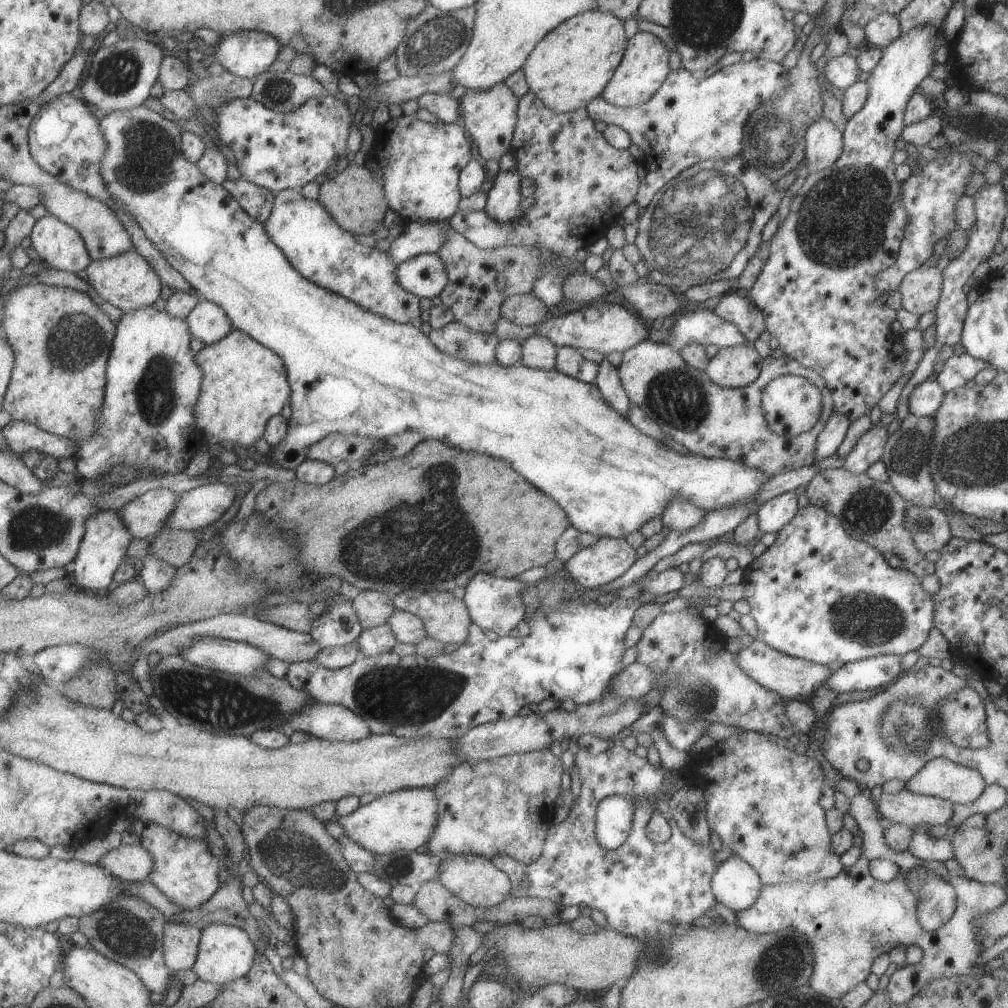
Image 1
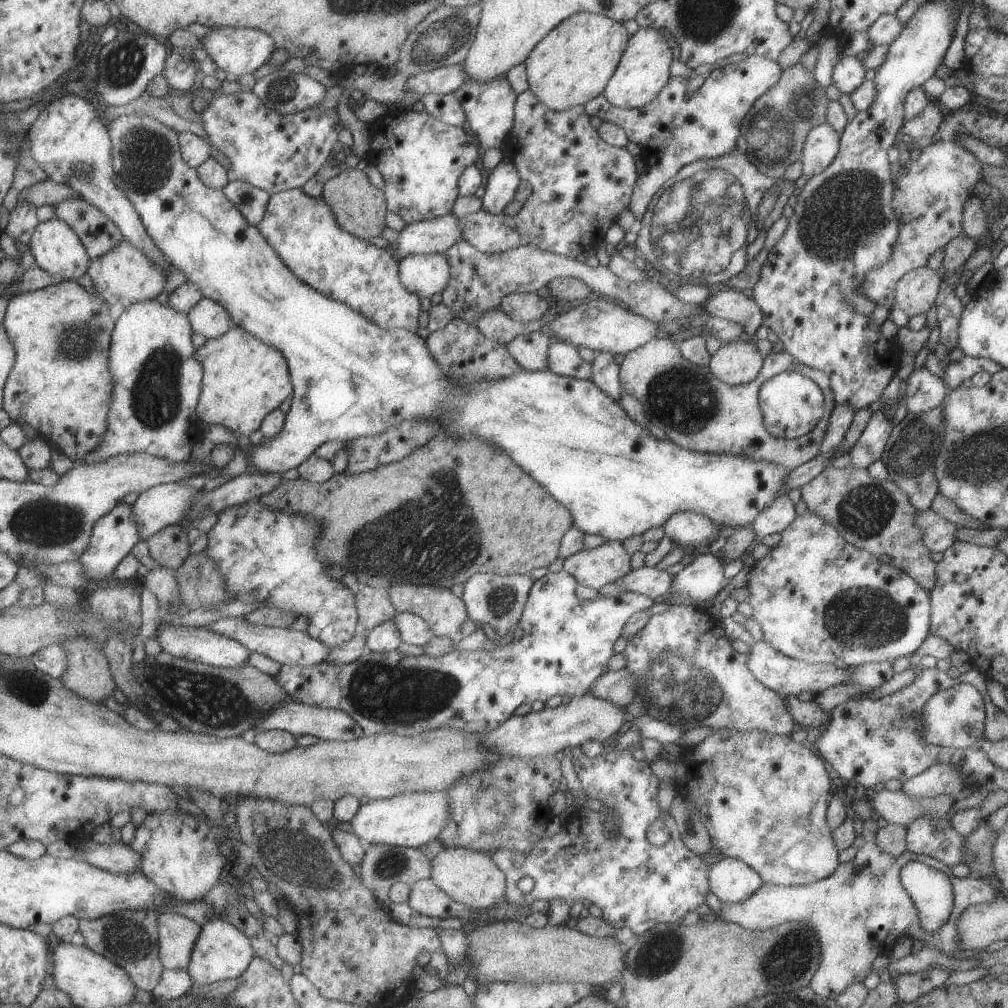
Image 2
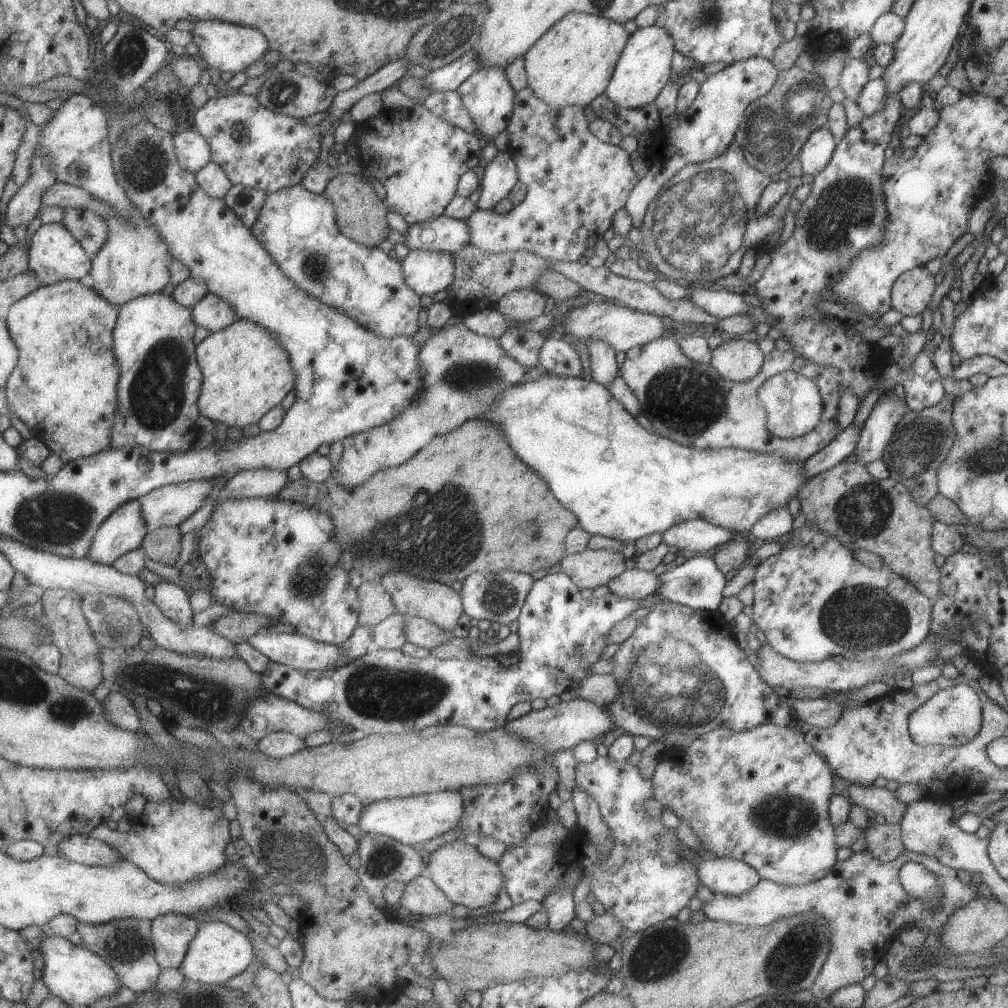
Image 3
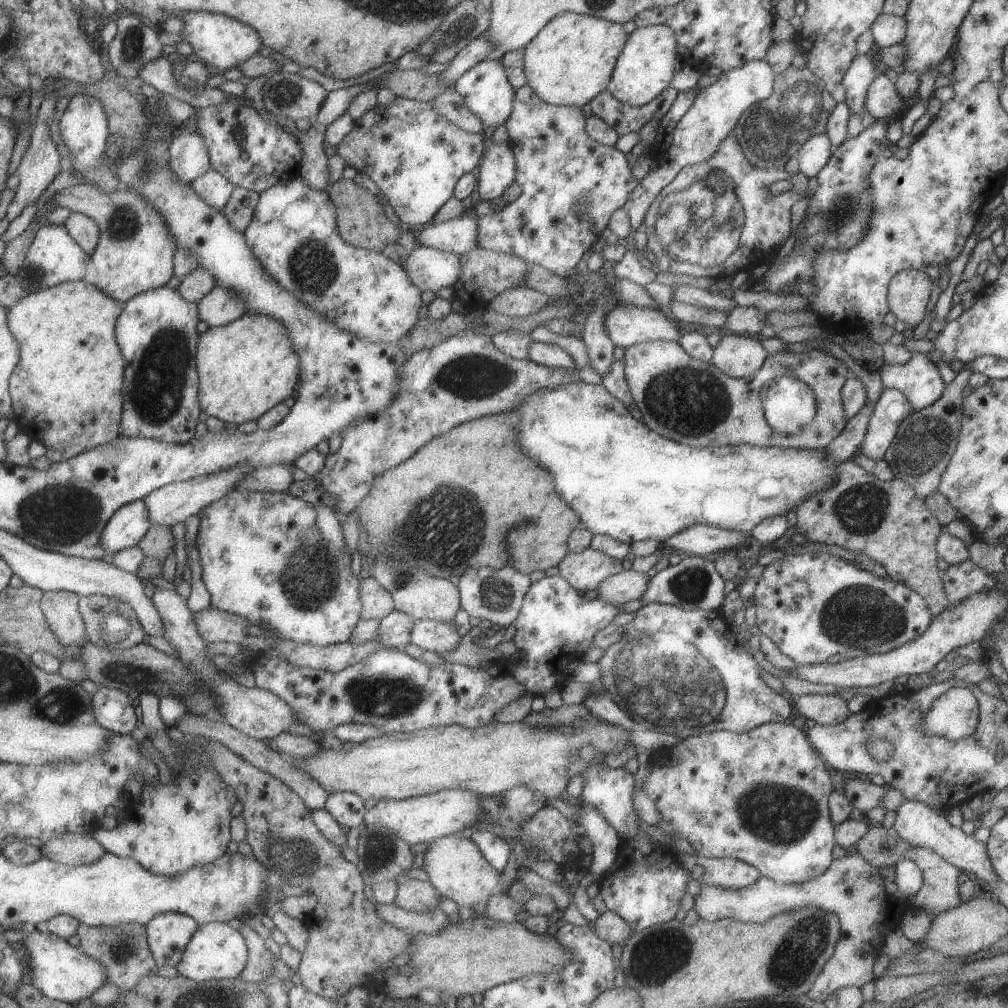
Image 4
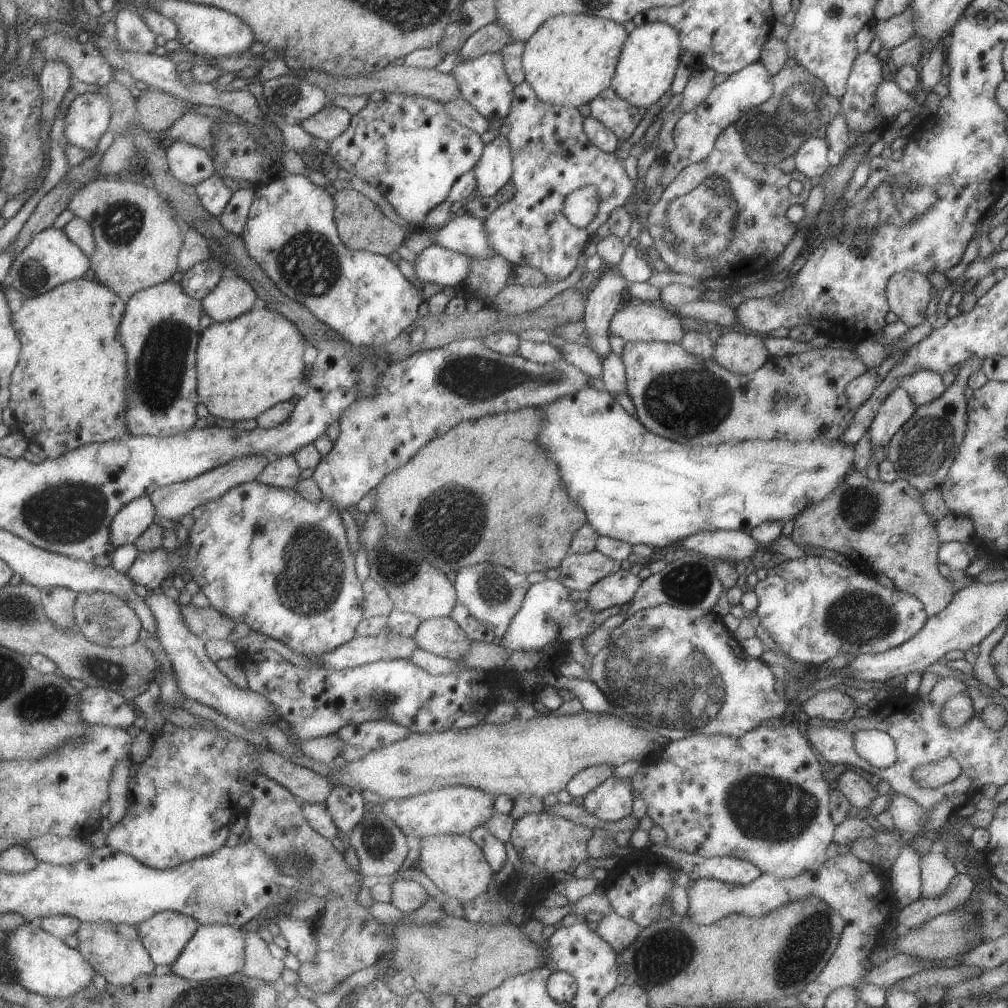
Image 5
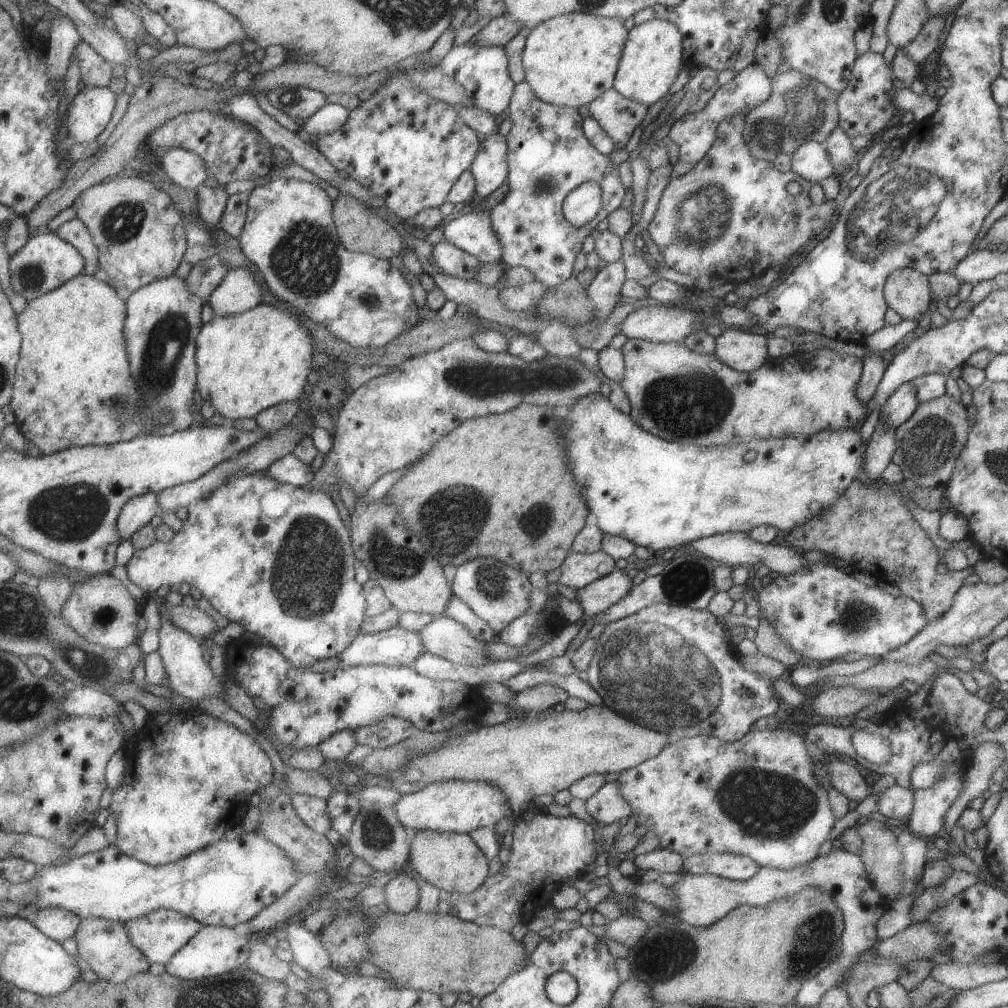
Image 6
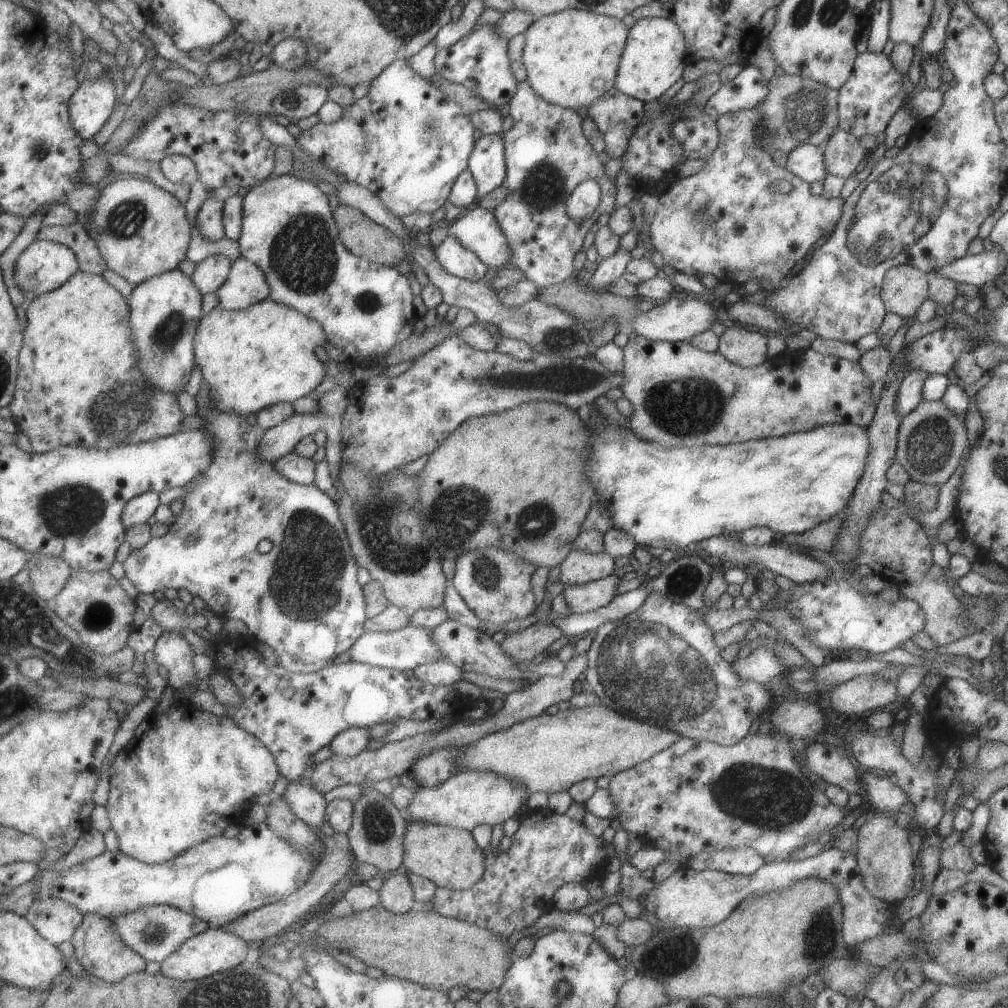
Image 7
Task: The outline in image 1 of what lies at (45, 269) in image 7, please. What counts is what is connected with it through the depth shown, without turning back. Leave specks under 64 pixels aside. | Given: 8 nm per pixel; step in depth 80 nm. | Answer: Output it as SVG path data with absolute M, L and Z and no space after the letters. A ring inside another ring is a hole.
M55 215L38 219L30 238L39 260L51 268L79 274L91 264L82 234Z

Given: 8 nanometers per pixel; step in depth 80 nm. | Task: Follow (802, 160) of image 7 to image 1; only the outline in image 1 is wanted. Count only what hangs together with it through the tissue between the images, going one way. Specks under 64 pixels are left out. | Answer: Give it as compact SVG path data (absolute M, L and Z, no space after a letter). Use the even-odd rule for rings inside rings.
M823 116L807 127L804 141L803 176L831 166L842 151L842 133Z

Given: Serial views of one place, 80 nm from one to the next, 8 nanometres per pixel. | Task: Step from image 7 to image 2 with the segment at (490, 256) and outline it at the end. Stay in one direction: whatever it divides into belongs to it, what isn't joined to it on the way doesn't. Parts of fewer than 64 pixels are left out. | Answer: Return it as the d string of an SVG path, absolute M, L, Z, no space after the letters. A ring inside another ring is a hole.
M451 213L409 223L398 233L398 259L410 254L443 253L463 239L458 220Z

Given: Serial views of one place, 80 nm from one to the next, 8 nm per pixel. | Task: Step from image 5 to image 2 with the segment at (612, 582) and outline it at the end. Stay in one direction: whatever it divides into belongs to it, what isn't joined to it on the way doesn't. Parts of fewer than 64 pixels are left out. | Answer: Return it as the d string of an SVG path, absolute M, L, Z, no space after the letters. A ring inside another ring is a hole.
M642 566L627 571L616 581L622 592L643 595L653 600L657 596L668 595L672 586L672 576L656 567Z

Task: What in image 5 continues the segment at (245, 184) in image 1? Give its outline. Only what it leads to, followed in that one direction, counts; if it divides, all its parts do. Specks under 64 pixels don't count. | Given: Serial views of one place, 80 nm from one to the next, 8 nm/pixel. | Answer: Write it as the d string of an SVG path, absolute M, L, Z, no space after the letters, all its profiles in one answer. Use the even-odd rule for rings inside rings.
M255 188L235 191L223 214L216 220L217 225L225 227L237 236L242 235L249 222L250 210L255 197Z

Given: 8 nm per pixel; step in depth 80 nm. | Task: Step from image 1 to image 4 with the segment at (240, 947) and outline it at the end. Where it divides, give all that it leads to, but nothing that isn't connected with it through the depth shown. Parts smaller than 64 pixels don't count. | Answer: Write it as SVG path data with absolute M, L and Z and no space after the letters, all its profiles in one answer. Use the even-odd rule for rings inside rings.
M213 921L200 925L191 939L183 960L176 966L181 975L195 982L234 979L246 969L250 958L250 949L246 938L234 924L225 921Z

